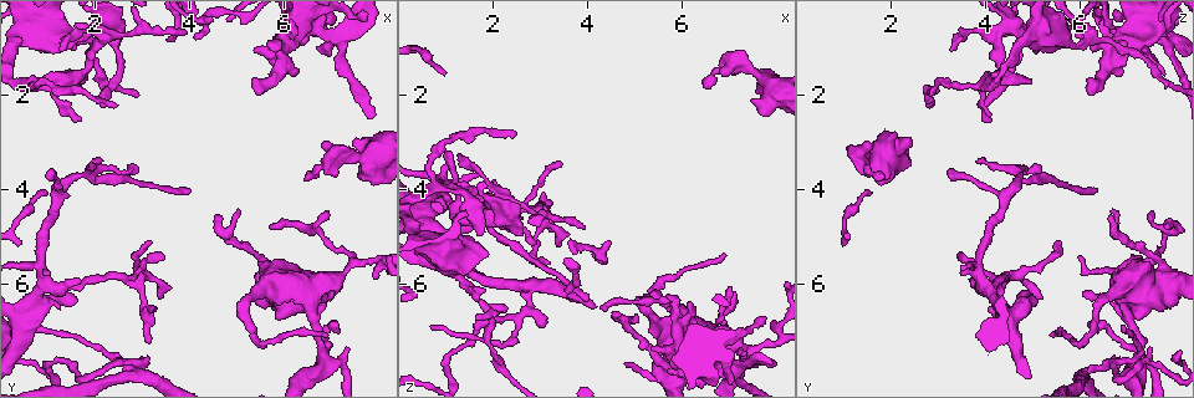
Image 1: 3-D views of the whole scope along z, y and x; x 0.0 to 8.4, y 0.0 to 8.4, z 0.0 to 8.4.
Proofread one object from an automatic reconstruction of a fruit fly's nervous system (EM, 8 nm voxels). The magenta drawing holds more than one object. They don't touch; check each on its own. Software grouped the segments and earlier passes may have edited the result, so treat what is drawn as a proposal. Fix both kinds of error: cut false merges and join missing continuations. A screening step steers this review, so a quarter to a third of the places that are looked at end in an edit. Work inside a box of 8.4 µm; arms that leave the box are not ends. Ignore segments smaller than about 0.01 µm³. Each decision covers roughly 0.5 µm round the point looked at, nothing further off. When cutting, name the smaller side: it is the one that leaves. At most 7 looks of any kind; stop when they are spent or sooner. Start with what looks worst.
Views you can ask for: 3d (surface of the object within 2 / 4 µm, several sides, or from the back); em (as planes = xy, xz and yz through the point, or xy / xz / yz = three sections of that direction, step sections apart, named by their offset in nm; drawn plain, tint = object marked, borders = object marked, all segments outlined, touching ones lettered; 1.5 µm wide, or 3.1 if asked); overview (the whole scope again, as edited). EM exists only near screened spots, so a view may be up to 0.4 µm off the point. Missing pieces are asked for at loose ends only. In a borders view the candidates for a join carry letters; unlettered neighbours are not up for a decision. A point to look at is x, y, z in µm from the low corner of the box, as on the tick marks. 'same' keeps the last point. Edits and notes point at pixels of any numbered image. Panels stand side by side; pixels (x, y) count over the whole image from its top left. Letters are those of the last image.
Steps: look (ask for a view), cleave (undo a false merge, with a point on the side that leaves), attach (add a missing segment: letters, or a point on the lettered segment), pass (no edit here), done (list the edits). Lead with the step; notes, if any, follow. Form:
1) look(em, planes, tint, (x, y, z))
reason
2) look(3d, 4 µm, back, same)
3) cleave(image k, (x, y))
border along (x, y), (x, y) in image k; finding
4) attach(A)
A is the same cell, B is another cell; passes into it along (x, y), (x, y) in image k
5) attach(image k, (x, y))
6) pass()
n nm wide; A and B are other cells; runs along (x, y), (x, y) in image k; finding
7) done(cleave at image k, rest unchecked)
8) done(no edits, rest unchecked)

look(em, xy, step 8, tint, (6.55, 0.55, 7.60))
sudden change in width

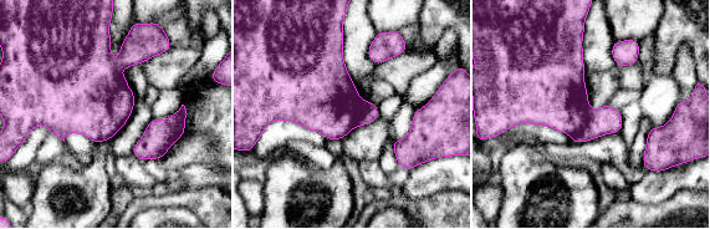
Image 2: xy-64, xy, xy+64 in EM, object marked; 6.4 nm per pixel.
look(em, xy, step 8, borders, same)
see the neighbours

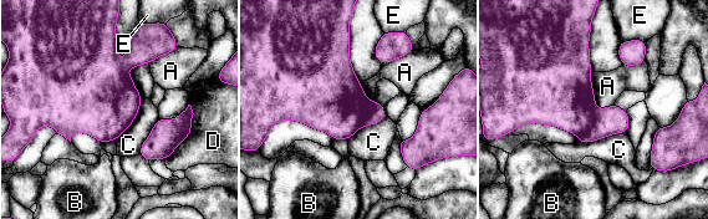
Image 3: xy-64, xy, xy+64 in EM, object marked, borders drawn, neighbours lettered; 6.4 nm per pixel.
pass()
A, B, C, D and E are other cells; border along (590, 72), (595, 106), (606, 108) in image 3; continuous, no second neuron

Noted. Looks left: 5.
look(em, planes, plain, (6.55, 3.75, 1.90))
free end

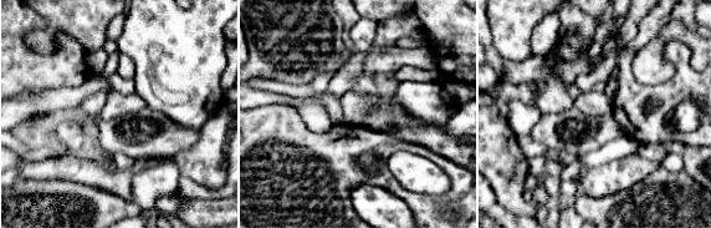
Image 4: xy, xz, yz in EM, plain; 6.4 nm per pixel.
look(em, planes, borders, same)

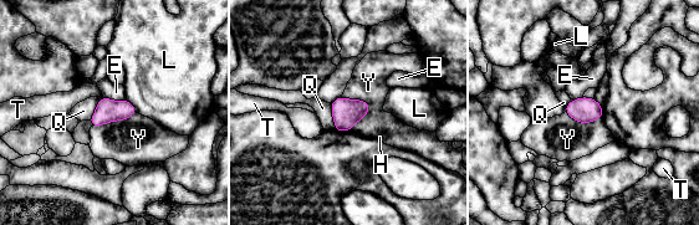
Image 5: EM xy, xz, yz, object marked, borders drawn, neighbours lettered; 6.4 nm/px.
pass()
160 nm wide; E, H, L, Q, T and Y are other cells; border along (341, 96), (370, 106), (348, 131) in image 5; no lettered segment goes on from it

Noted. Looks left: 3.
look(em, xz, step 4, borders, (6.90, 4.45, 7.45))
an open end

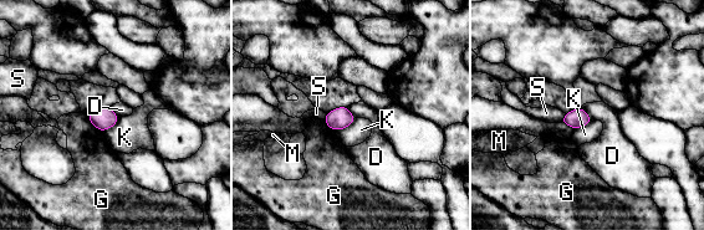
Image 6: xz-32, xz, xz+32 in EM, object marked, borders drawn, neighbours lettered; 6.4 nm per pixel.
pass()
D, G, K, M and S are other cells; border along (582, 106), (592, 121) in image 6; none of them fits

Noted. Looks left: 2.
done(no edits, rest unchecked)

